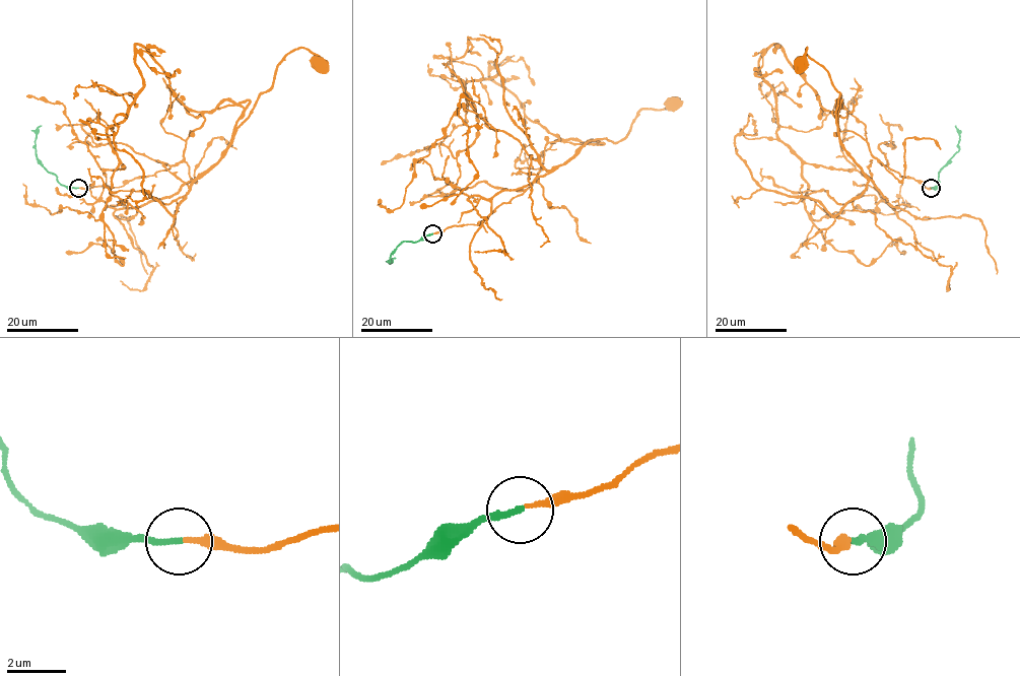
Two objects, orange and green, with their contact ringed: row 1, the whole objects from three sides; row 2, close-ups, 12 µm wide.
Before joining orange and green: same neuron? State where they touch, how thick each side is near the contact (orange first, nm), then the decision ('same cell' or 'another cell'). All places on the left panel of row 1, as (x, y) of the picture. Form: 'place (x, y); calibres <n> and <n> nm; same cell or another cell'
place (78, 188); calibres 200 and 200 nm; same cell

